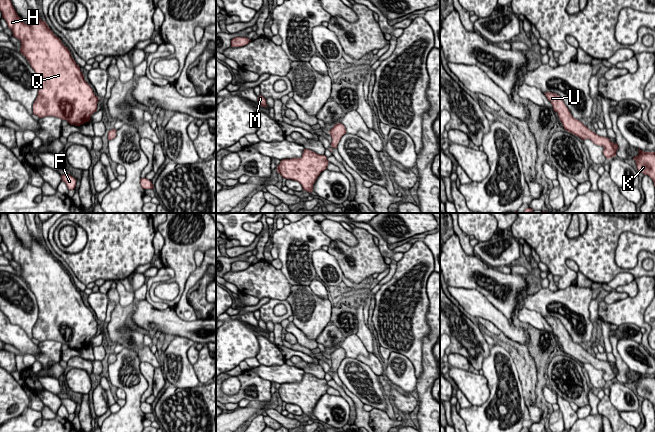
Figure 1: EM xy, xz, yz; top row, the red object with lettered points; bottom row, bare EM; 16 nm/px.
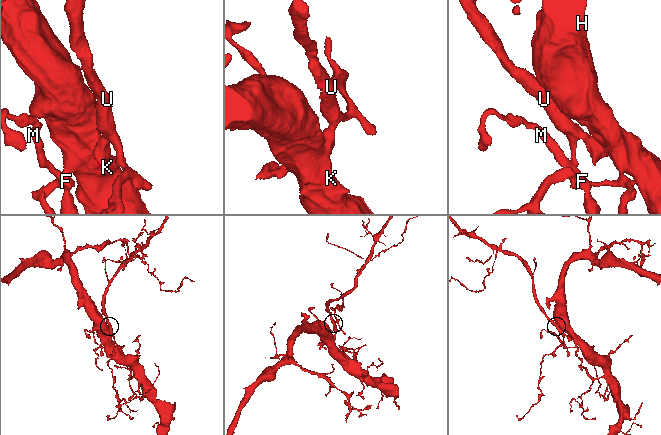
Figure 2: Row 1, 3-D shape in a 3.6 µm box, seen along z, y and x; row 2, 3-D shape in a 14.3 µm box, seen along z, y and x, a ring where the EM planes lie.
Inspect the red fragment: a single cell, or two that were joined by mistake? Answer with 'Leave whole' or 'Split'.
Leave whole

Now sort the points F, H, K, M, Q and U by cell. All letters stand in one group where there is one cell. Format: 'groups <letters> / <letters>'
groups F H K M Q U

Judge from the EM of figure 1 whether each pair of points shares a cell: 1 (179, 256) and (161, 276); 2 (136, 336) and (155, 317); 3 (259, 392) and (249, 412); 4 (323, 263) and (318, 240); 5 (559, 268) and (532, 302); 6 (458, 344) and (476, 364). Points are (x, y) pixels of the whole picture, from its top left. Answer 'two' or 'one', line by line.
1: two
2: two
3: two
4: two
5: two
6: one

